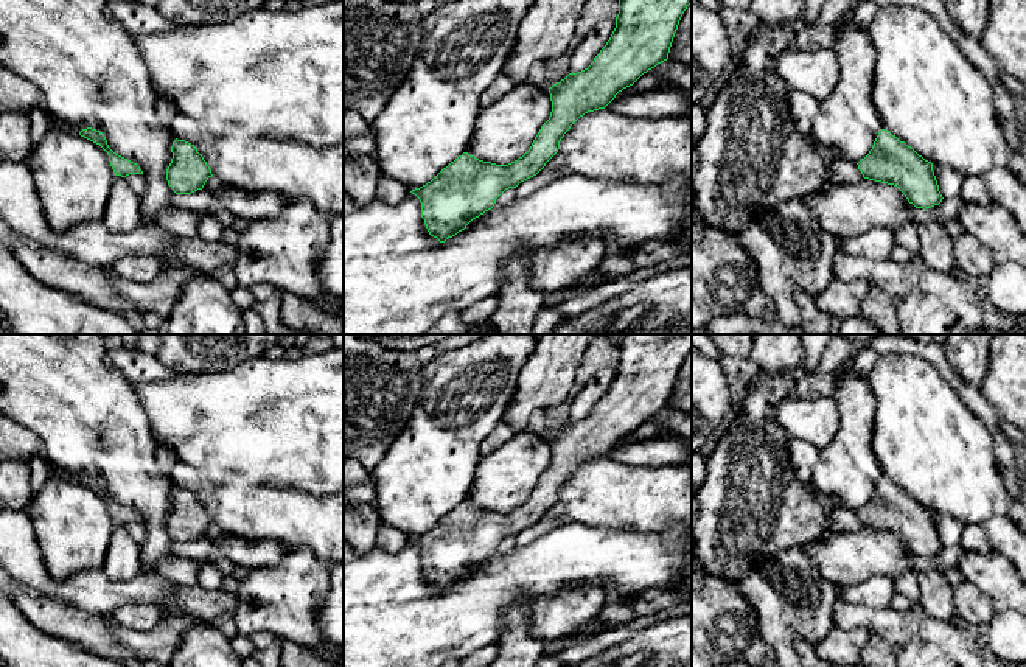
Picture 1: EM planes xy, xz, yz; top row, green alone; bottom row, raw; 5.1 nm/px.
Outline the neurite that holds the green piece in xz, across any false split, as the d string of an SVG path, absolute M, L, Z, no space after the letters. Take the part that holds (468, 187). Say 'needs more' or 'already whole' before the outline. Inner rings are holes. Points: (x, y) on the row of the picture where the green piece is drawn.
already whole; M619 0L616 28L591 65L549 87L550 117L522 157L508 165L496 165L463 152L431 182L410 191L421 202L421 218L429 235L445 243L465 230L473 219L491 210L505 190L536 176L558 152L561 138L580 117L605 109L619 92L667 61L679 20L690 3L692 0Z

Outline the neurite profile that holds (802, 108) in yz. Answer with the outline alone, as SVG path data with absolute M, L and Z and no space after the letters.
M799 90L788 92L788 107L796 129L804 135L811 135L811 124L816 118L821 103Z

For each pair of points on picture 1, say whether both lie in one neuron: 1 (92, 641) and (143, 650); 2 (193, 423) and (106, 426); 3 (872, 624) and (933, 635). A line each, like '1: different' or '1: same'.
1: different
2: different
3: same

